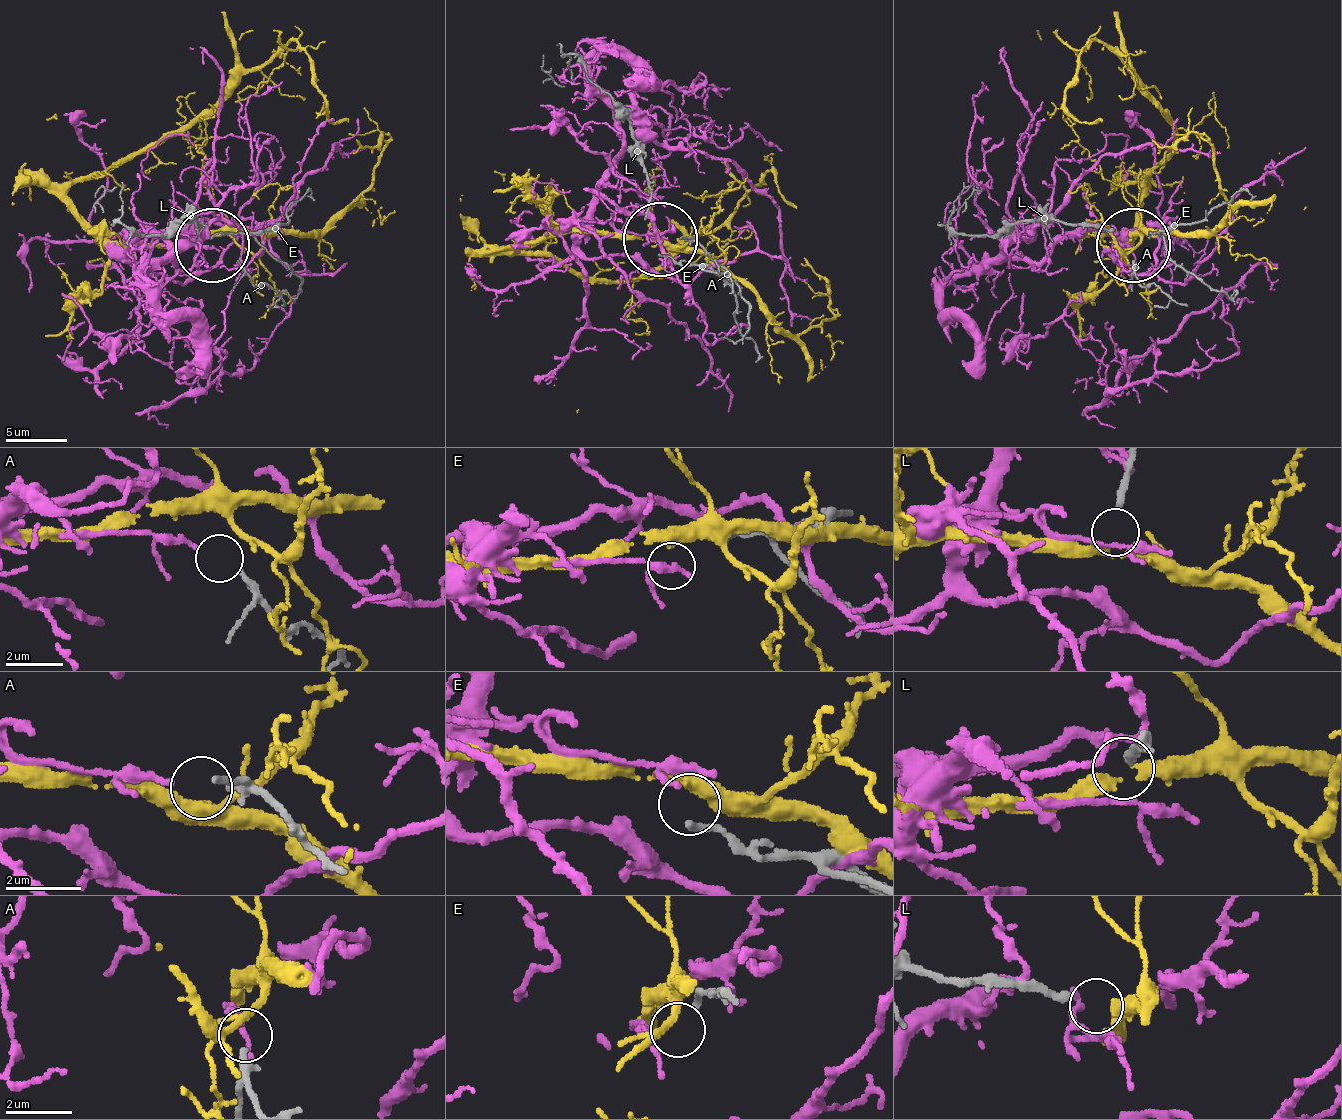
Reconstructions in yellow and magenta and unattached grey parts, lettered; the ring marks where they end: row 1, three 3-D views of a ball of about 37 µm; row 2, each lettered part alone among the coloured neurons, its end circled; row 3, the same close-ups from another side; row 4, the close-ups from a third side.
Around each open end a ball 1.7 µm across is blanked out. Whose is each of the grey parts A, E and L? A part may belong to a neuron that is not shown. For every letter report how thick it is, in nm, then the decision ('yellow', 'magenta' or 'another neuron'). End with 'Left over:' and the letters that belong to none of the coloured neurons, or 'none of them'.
A: 240 nm thick; magenta
E: 190 nm thick; another neuron
L: 240 nm thick; yellow
Left over: E

